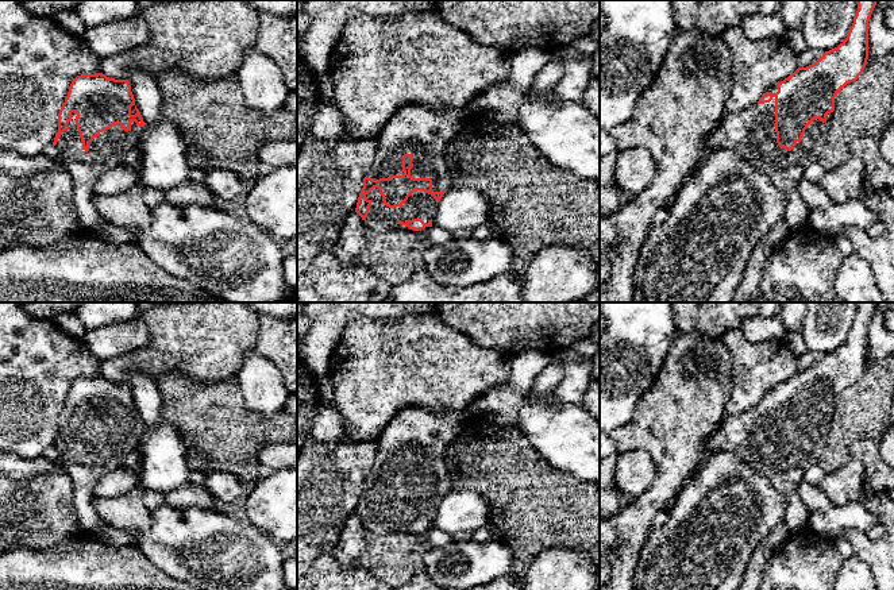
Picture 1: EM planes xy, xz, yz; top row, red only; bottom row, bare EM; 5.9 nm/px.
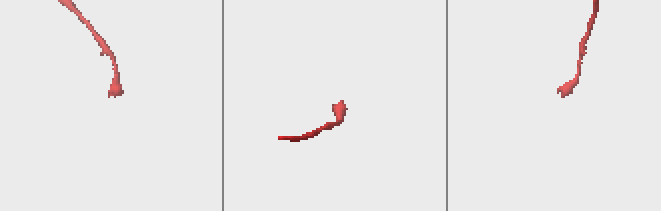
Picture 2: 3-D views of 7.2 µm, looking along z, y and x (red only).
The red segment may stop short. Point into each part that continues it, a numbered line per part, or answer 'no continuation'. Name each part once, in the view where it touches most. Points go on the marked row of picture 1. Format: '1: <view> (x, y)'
1: xy (106, 151)

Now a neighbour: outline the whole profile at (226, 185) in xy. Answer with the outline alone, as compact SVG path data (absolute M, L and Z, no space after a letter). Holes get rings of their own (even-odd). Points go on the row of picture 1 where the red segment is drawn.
M212 169L207 171L204 185L219 198L234 201L243 198L246 193L246 182L226 169Z

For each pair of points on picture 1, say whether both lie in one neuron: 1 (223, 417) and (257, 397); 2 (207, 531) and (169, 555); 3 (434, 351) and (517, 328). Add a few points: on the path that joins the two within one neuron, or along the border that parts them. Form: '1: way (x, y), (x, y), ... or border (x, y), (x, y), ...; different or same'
1: border (234, 377), (249, 408), (262, 413), (277, 412); different
2: way (196, 542), (193, 544), (173, 544); same
3: border (446, 323), (467, 335), (477, 344), (503, 353); different

